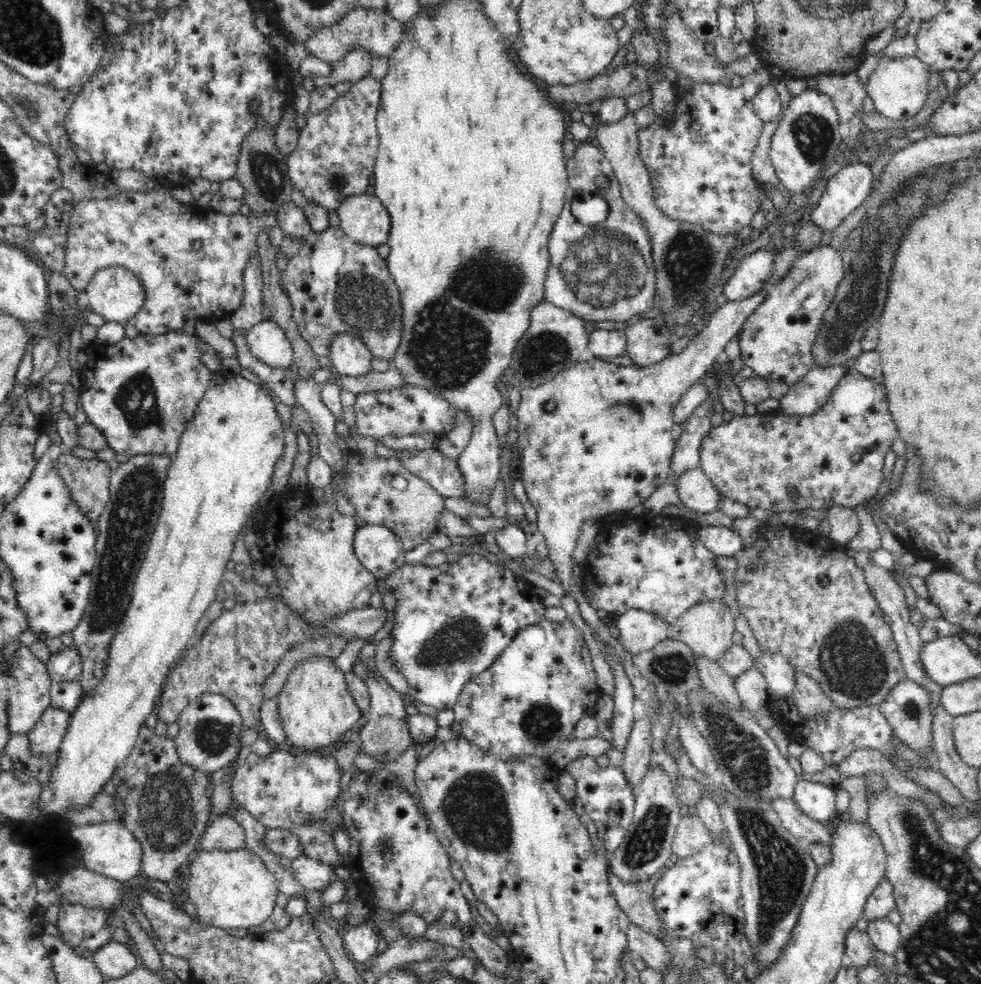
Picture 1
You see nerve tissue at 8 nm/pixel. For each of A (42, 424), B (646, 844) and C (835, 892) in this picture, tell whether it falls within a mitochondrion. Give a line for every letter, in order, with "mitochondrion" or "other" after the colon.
A: other
B: mitochondrion
C: other

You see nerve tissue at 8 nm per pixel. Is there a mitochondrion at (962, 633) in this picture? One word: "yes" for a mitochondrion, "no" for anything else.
no

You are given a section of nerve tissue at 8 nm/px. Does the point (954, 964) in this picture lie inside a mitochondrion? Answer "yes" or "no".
yes

